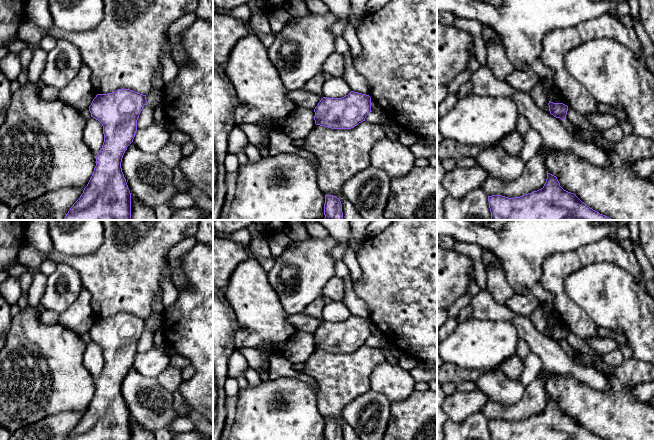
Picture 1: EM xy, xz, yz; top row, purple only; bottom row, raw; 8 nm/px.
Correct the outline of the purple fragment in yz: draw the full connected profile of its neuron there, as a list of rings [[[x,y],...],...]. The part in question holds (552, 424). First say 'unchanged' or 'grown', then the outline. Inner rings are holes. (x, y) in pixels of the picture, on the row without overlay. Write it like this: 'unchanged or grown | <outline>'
unchanged | [[[547,396],[544,410],[520,421],[488,420],[491,440],[605,440],[582,426],[574,417],[564,414],[556,400]]]

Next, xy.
unchanged | [[[124,312],[93,323],[89,335],[103,350],[104,366],[87,410],[66,440],[131,440],[131,417],[121,386],[146,327],[146,319]]]

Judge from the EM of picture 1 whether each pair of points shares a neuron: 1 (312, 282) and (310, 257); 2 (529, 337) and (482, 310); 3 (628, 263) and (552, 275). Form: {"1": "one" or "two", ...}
{"1": "one", "2": "one", "3": "one"}

